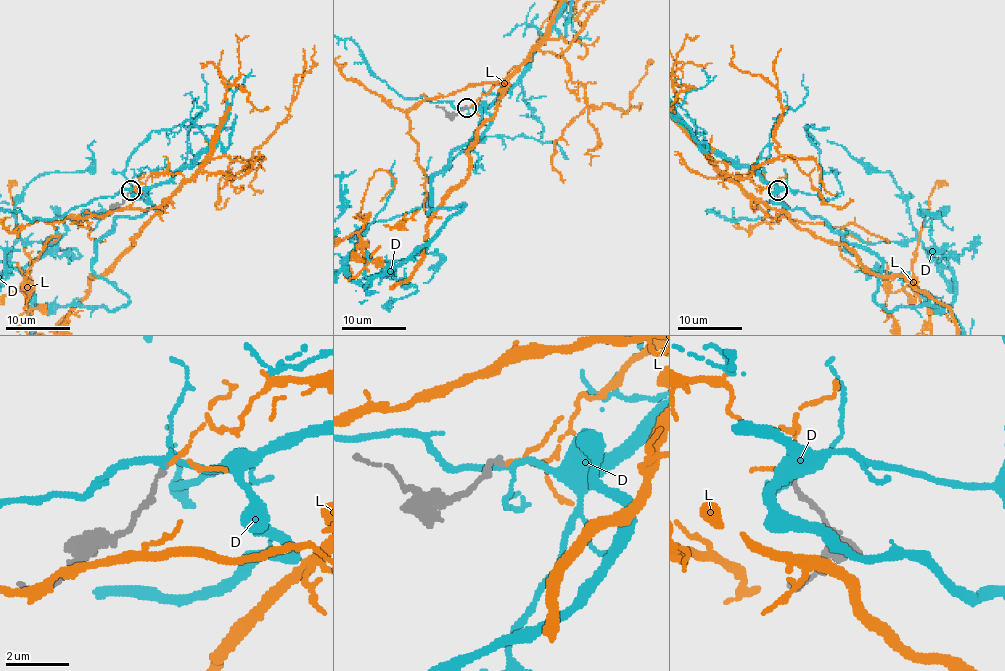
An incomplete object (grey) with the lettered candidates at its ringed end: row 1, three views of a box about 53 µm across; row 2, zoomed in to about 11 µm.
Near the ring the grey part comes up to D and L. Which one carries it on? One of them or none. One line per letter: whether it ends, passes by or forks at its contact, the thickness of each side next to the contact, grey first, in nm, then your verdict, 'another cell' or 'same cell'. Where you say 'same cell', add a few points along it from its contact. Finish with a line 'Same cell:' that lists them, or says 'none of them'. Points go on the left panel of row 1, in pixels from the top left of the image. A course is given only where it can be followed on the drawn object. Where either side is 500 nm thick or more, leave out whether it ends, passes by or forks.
D: it forks there; 150 nm thick on the grey side, 150 nm on the other; another cell
L: it passes by; 140 nm thick on the grey side, 100 nm on the other; same cell
Same cell: L

